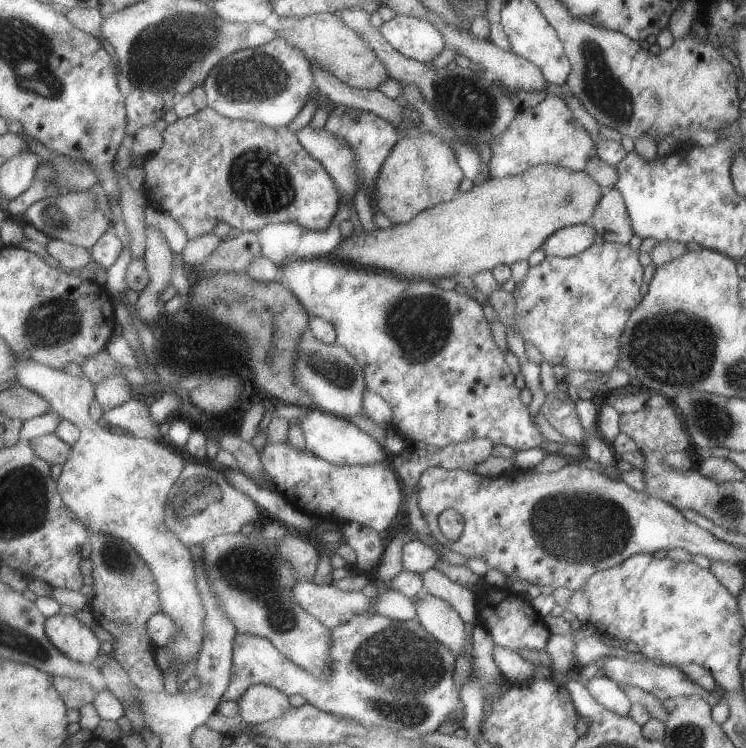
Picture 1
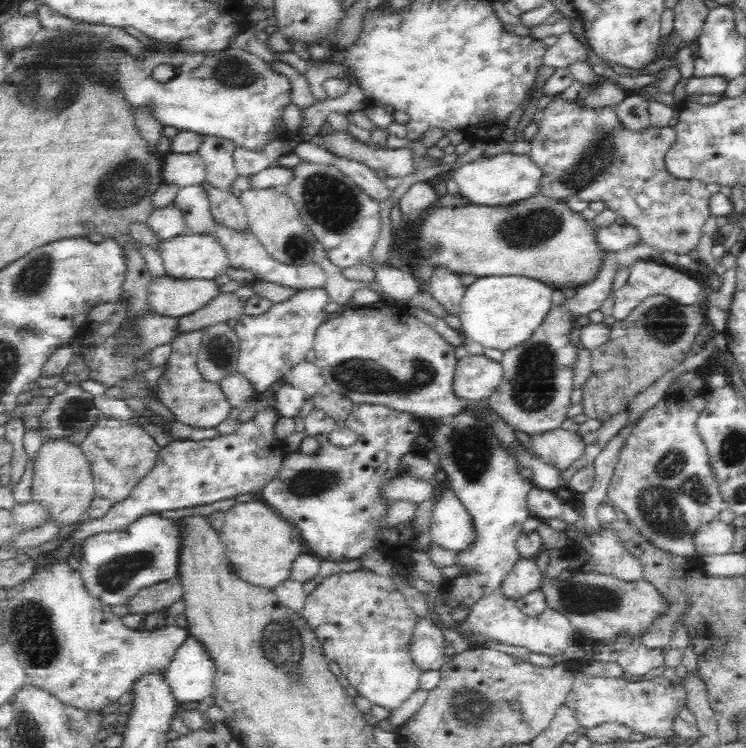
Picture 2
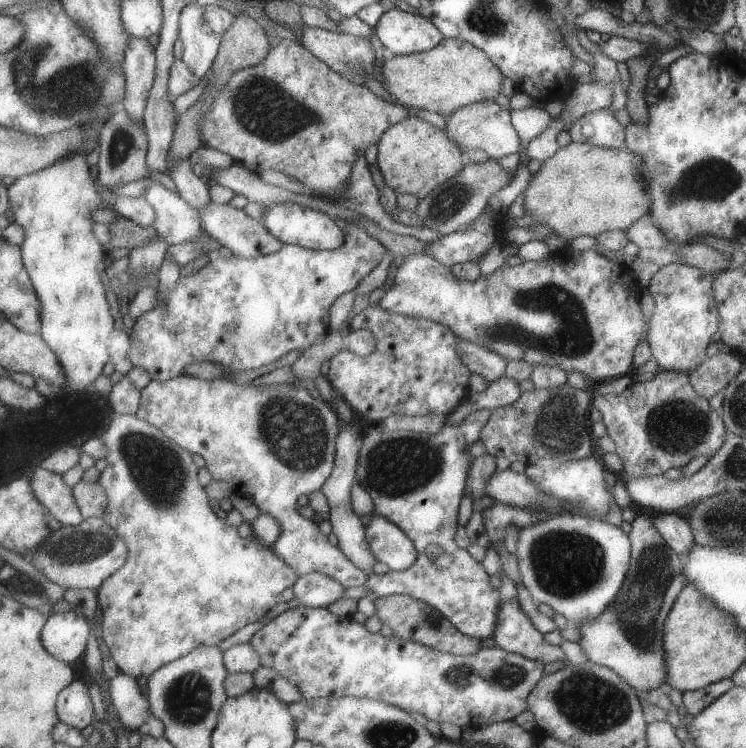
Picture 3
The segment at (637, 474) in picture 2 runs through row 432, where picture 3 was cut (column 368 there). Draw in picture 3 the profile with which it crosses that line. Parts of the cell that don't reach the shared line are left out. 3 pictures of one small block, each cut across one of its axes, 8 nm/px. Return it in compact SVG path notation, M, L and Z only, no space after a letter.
M303 604L281 613L255 634L250 643L259 652L261 664L272 668L295 685L303 697L352 696L375 699L398 706L411 714L423 714L439 724L456 724L462 730L513 720L517 714L525 712L528 707L525 698L537 686L544 665L541 661L507 652L497 645L472 655L454 655L400 637L386 629L371 633L367 626L351 615L336 616L327 607L308 607Z

